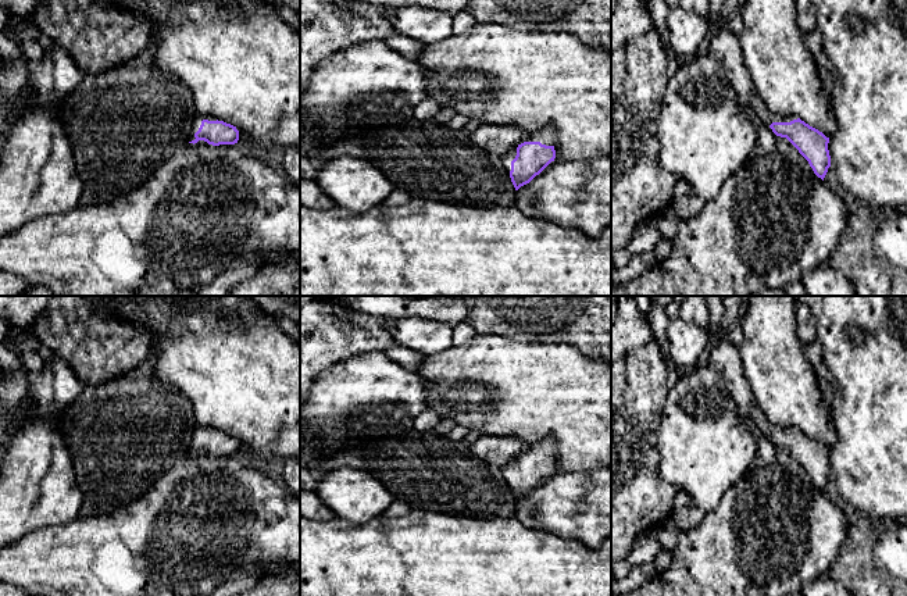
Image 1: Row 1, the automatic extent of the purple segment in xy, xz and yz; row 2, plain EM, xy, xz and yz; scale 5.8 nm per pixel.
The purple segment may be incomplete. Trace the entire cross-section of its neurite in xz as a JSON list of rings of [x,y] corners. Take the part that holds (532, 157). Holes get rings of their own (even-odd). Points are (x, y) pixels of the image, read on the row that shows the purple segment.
[[[549,125],[529,133],[526,142],[501,157],[501,164],[518,190],[529,183],[556,158],[554,143],[557,142],[556,128]]]

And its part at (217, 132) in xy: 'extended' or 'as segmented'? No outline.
extended

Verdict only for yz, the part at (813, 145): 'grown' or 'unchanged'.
grown

